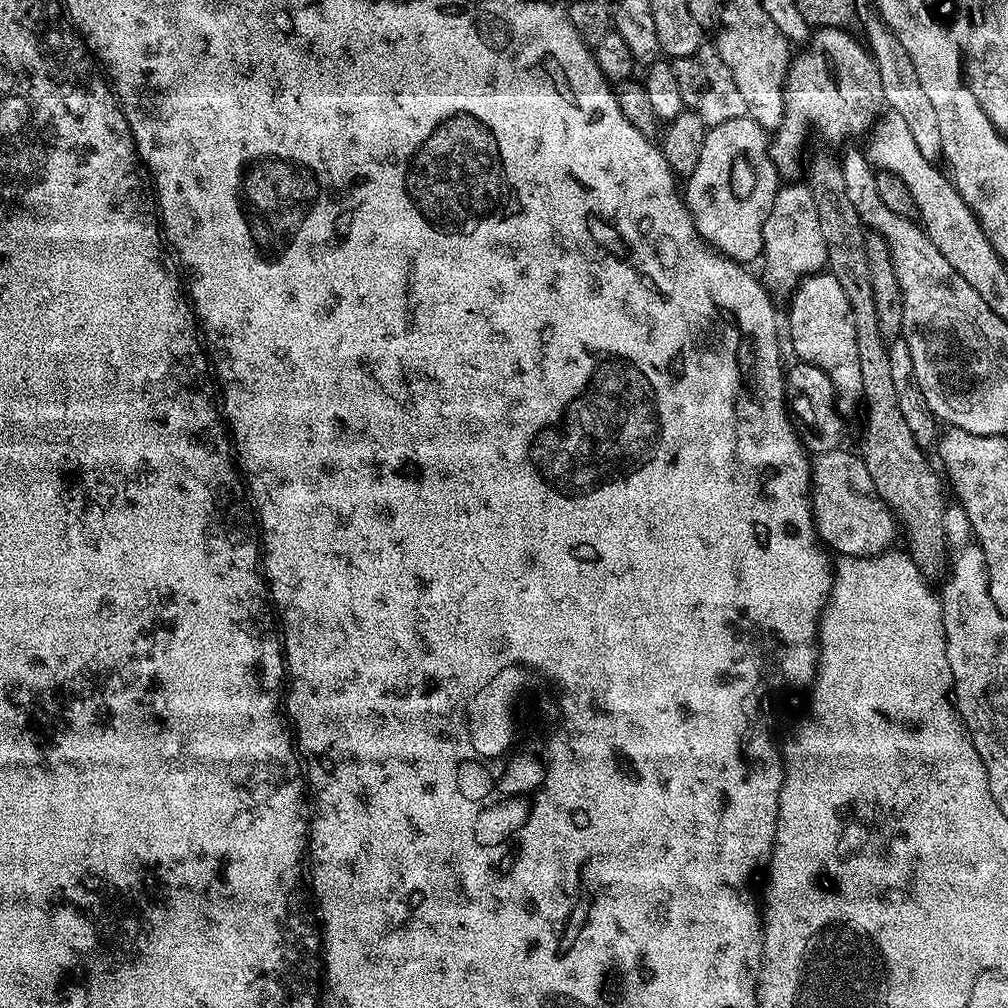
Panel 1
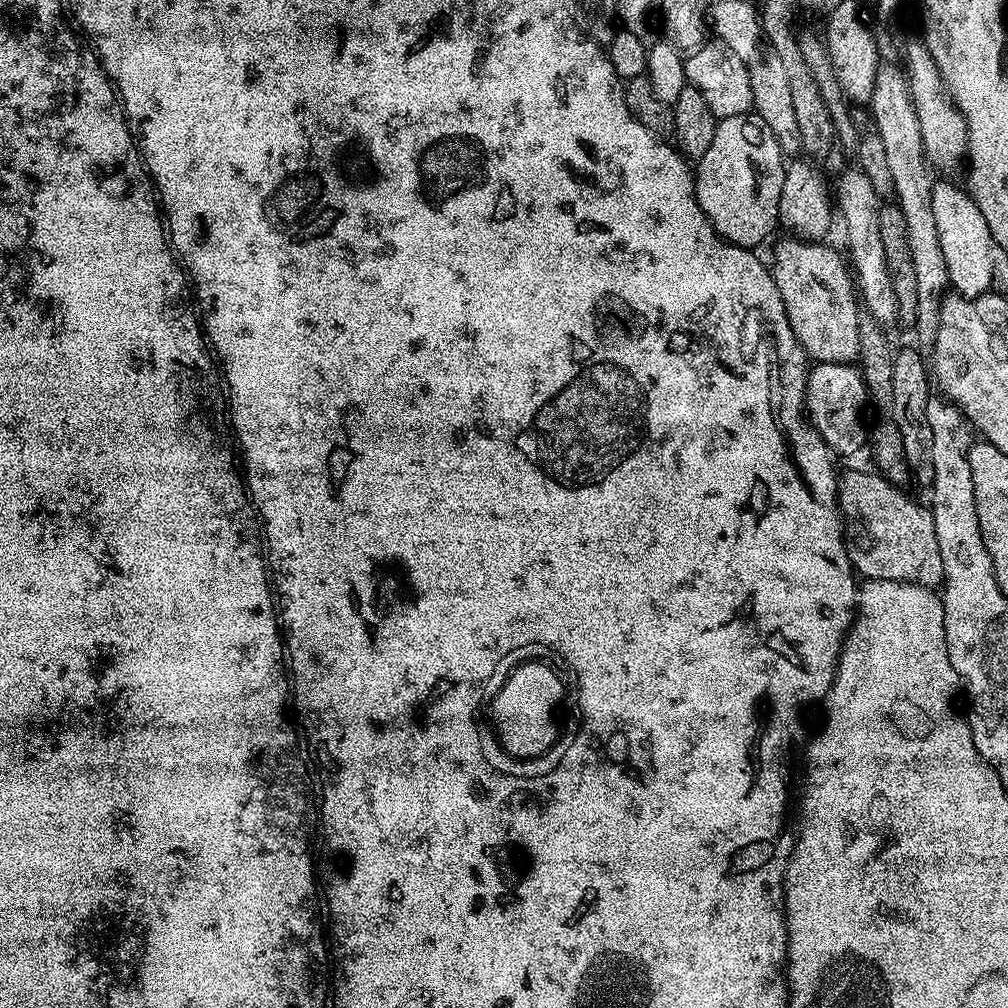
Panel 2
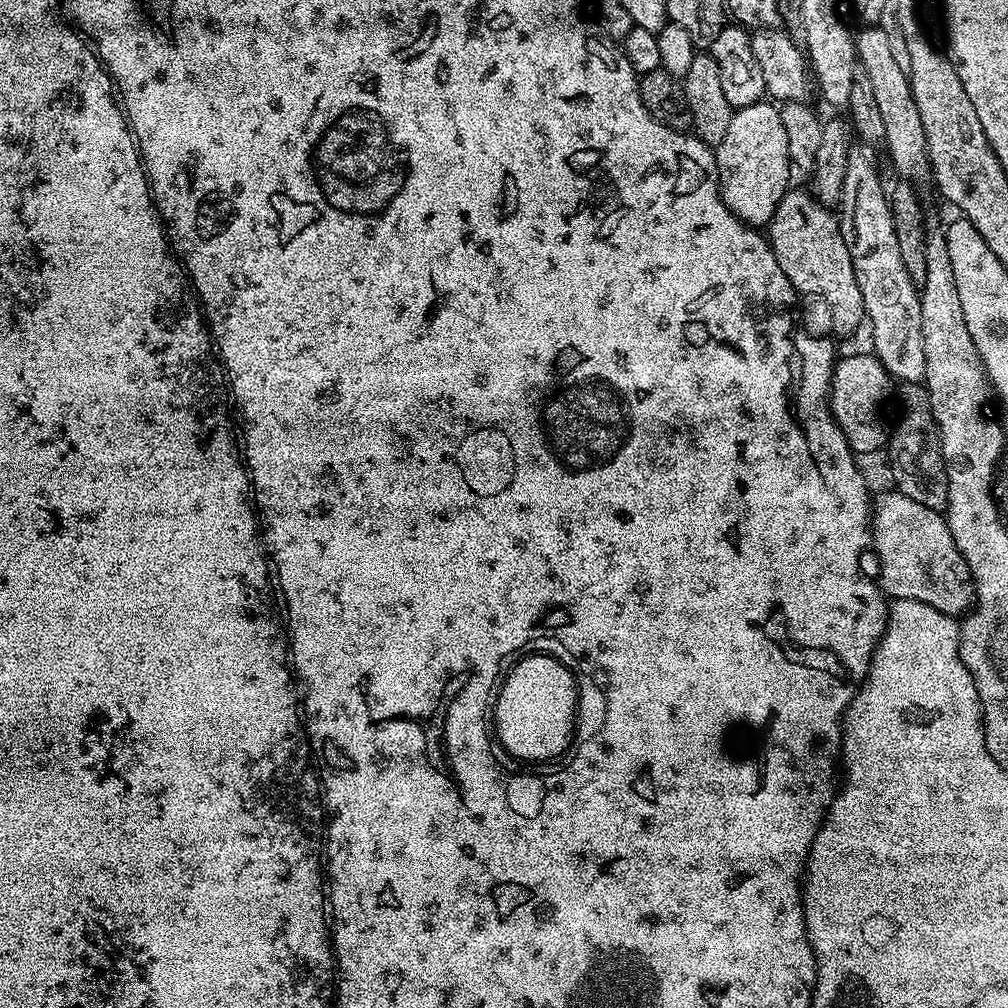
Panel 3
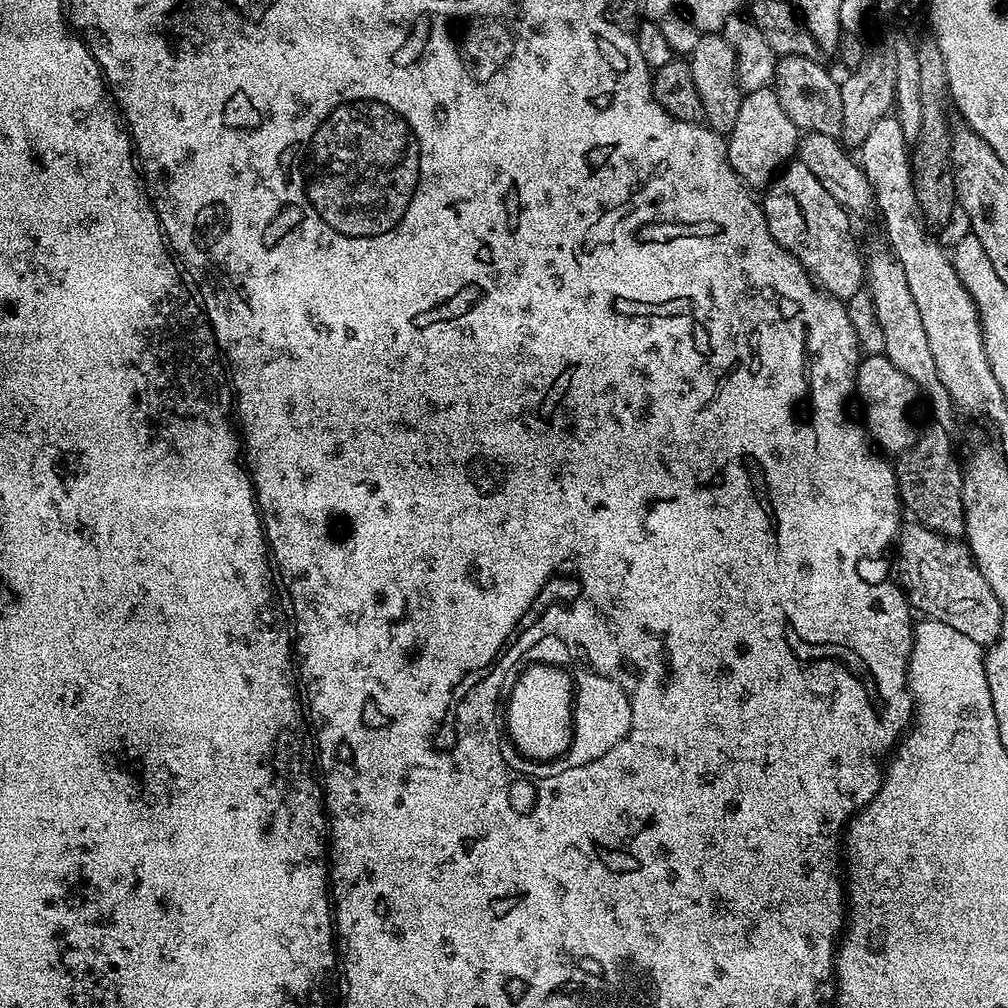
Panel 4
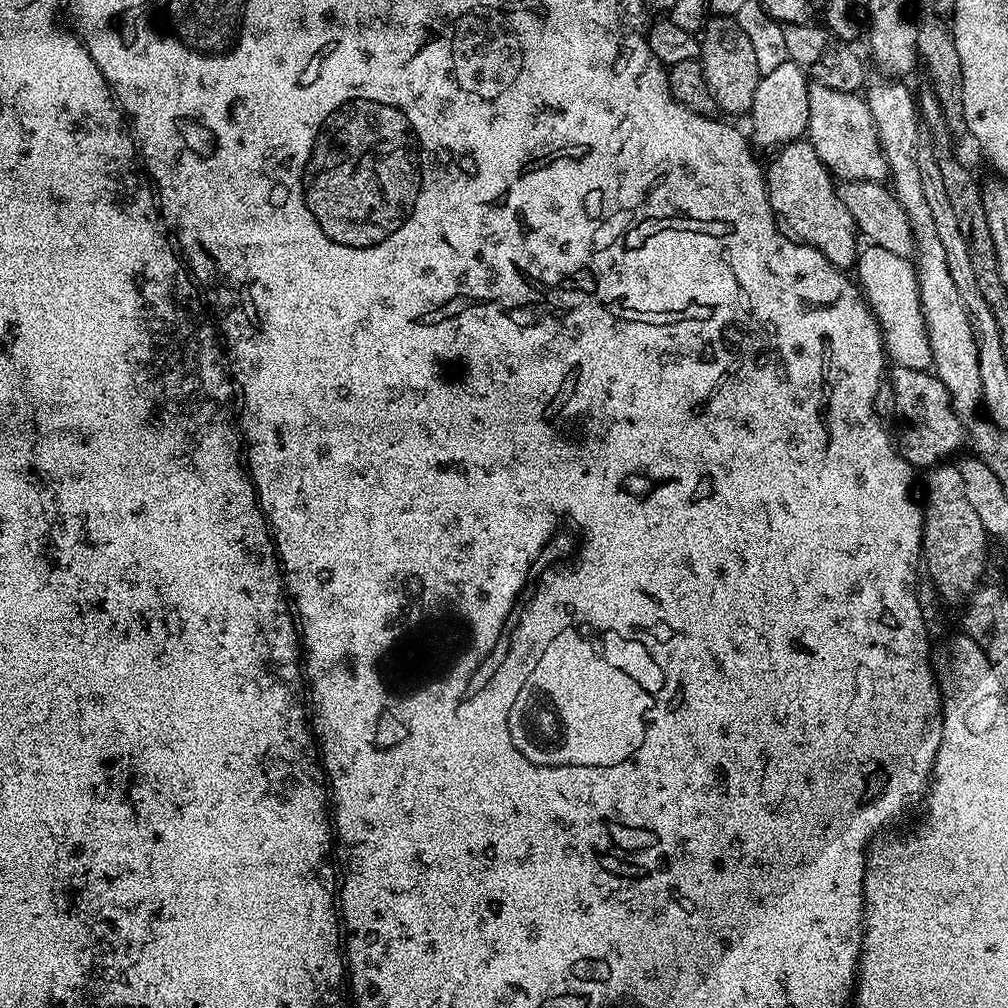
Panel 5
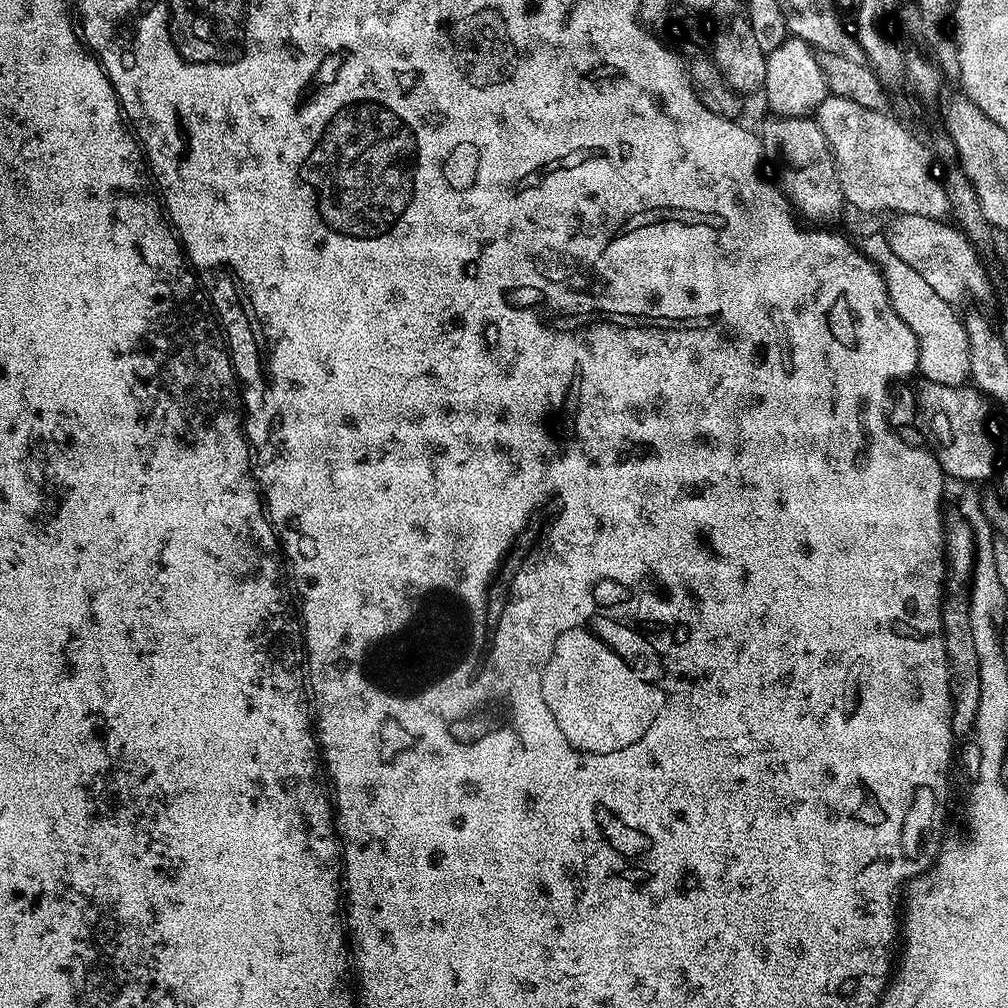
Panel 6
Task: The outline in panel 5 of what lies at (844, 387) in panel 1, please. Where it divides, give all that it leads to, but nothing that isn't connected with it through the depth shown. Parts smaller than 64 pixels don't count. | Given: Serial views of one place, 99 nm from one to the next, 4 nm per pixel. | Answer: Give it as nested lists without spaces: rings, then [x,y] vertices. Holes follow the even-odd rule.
[[[801,138],[783,145],[773,156],[776,157],[766,164],[768,197],[782,234],[818,250],[835,268],[851,269],[858,255],[858,229],[854,218],[850,218],[850,210],[846,210],[842,202],[837,185],[832,185],[834,180],[828,167],[818,158],[818,150],[814,150],[807,138]]]

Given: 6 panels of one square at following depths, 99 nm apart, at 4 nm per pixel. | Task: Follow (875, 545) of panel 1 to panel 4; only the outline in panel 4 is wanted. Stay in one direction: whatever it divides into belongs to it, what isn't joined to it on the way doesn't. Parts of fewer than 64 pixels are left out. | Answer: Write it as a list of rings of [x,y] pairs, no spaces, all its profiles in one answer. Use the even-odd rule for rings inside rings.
[[[919,522],[905,523],[901,527],[898,537],[900,548],[900,580],[908,603],[917,613],[923,614],[927,619],[946,622],[946,626],[954,626],[966,634],[966,638],[974,638],[981,646],[987,646],[998,638],[1002,626],[1002,606],[998,606],[998,598],[994,590],[990,590],[990,582],[982,578],[982,570],[978,570],[976,559],[972,556],[967,543],[950,536],[940,536],[934,530]]]

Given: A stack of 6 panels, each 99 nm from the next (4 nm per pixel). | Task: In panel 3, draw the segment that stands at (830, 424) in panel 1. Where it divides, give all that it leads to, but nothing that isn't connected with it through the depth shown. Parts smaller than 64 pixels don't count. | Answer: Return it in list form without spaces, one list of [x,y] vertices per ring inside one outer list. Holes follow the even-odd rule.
[[[871,351],[856,352],[853,356],[842,357],[841,360],[839,357],[833,363],[830,411],[853,453],[876,452],[879,448],[881,451],[887,445],[890,432],[887,427],[884,429],[884,403],[891,392],[893,395],[893,377],[889,376],[882,362]]]

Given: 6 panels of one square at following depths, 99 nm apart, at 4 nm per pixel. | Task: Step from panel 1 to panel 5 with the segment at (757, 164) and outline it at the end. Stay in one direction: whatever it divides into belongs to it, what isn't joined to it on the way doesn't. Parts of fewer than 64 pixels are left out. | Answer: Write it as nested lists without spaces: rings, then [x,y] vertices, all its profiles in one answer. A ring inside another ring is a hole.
[[[790,59],[761,75],[758,90],[754,90],[754,102],[750,113],[750,140],[757,149],[760,147],[776,150],[805,135],[808,126],[809,82],[809,77],[805,76],[804,71]]]

